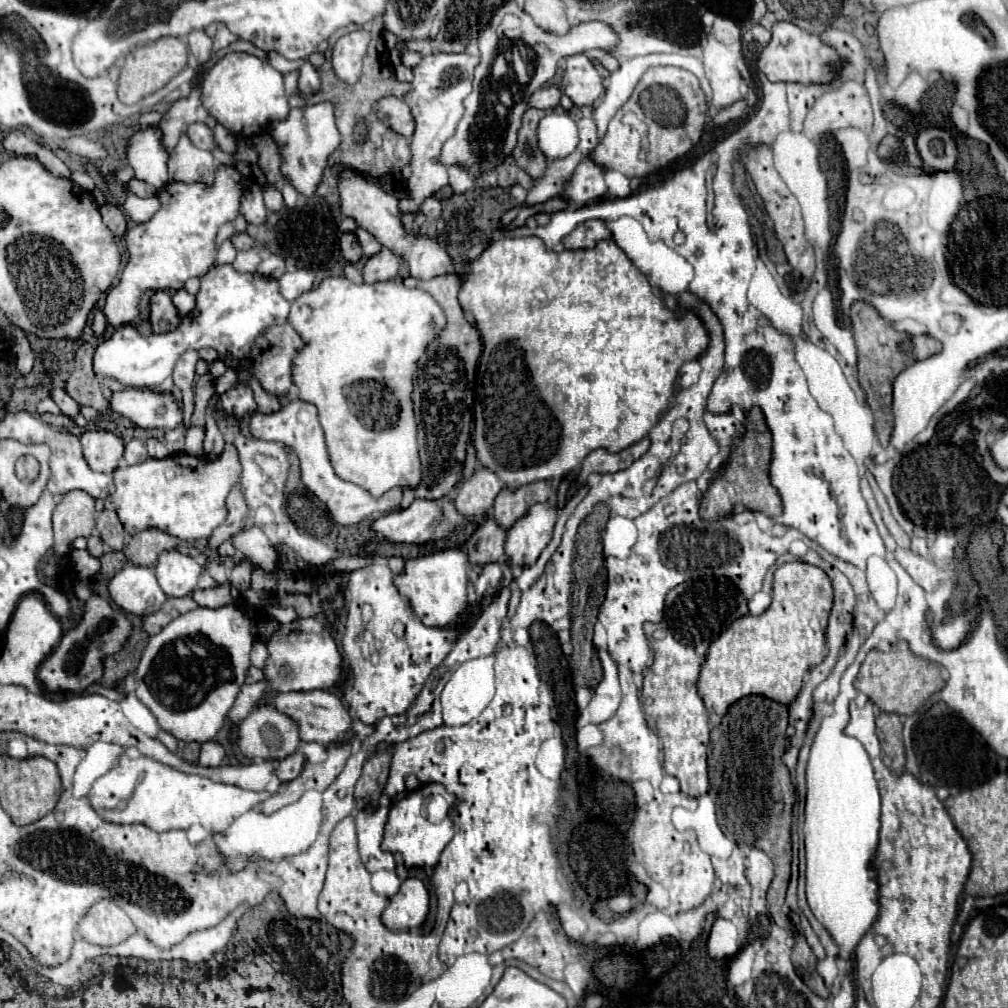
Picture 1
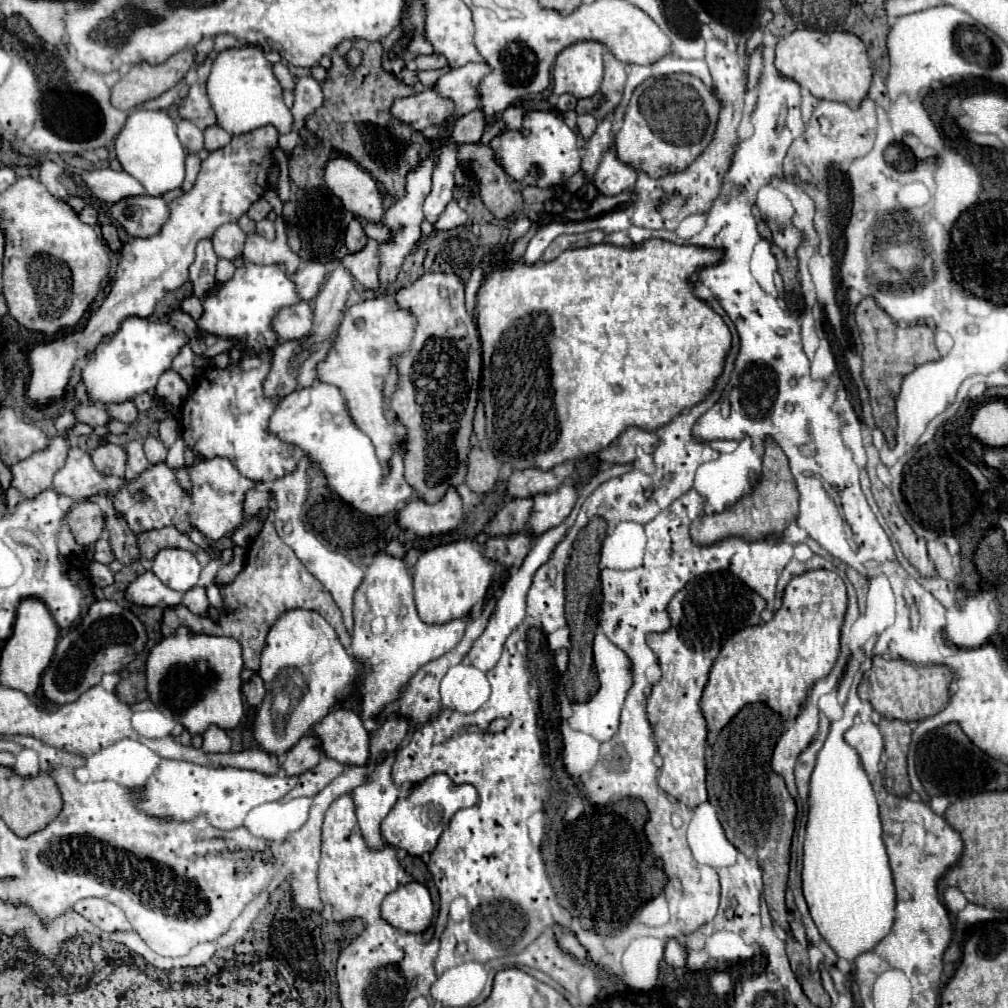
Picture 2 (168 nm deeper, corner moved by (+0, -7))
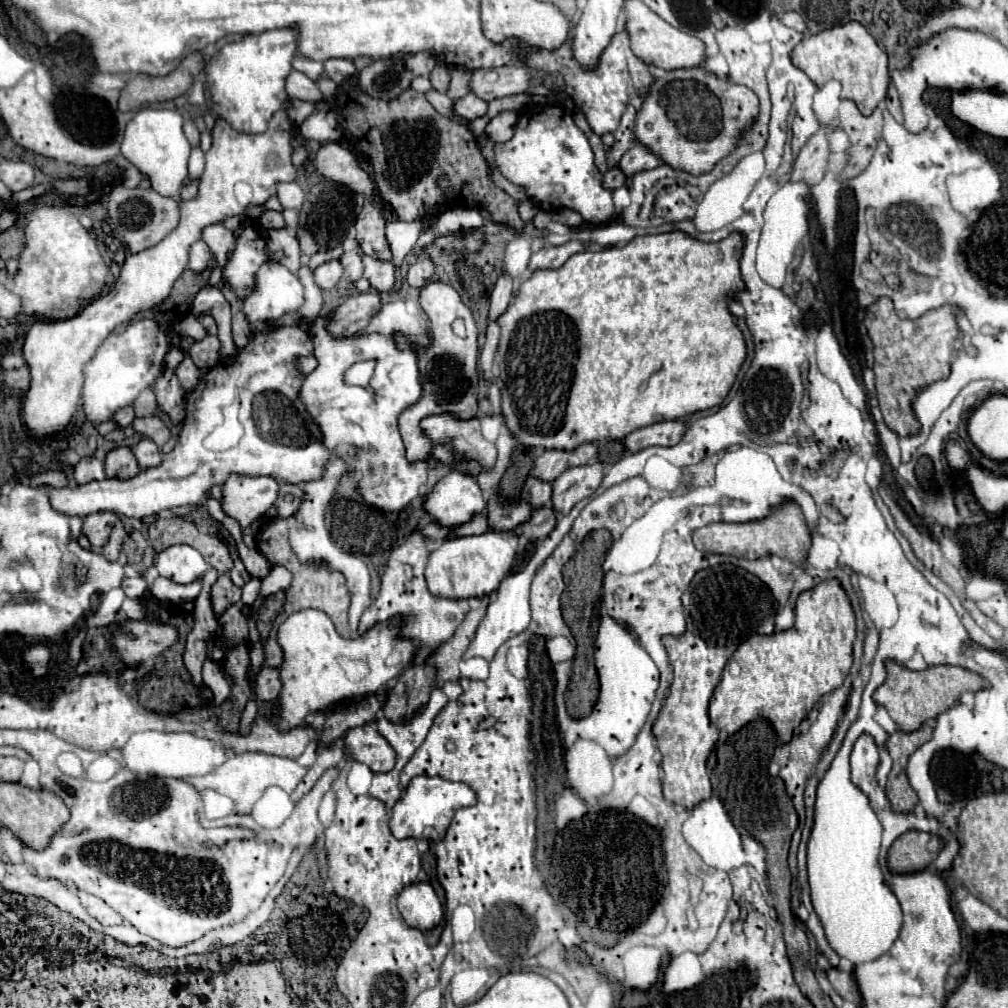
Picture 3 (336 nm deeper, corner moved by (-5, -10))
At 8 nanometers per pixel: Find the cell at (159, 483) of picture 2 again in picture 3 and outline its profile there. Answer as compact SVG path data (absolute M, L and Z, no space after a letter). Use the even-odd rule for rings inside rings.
M233 475L223 485L221 507L227 515L237 519L243 529L247 529L253 521L263 517L263 513L277 501L277 495L279 481L273 477Z

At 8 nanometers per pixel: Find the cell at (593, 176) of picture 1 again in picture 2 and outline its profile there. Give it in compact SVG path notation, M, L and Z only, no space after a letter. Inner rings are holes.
M608 150L602 156L602 162L598 164L598 170L594 174L594 186L604 196L616 196L622 190L630 190L636 184L636 170L632 170L628 164L620 162L612 150Z

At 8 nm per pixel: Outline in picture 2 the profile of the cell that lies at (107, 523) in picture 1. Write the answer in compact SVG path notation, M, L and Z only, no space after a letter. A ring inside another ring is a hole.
M118 516L106 518L106 530L108 530L110 548L118 562L132 564L134 560L138 560L140 554L136 546L136 534L132 534L132 530L128 528L128 524L122 518Z

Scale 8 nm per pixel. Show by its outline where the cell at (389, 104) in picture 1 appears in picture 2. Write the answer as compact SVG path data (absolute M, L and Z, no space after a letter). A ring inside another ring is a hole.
M424 88L422 94L398 98L392 104L390 114L396 120L412 126L414 132L424 132L436 124L446 122L452 116L452 110L452 102L440 98L432 88Z

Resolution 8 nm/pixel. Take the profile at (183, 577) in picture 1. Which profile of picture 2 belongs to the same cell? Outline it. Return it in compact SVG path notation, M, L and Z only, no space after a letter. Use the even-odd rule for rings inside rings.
M168 548L160 550L160 554L154 558L152 572L162 580L162 584L184 594L196 586L200 576L200 564L190 552L180 548Z

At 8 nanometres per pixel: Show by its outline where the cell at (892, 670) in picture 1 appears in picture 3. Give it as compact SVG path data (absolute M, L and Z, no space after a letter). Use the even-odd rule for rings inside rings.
M887 661L887 681L873 693L873 699L877 705L887 709L889 717L897 723L901 731L915 731L927 719L935 719L937 715L947 711L951 705L955 705L961 693L979 691L987 687L989 687L989 681L985 681L981 675L963 667L931 665L923 671L911 671L895 661Z

